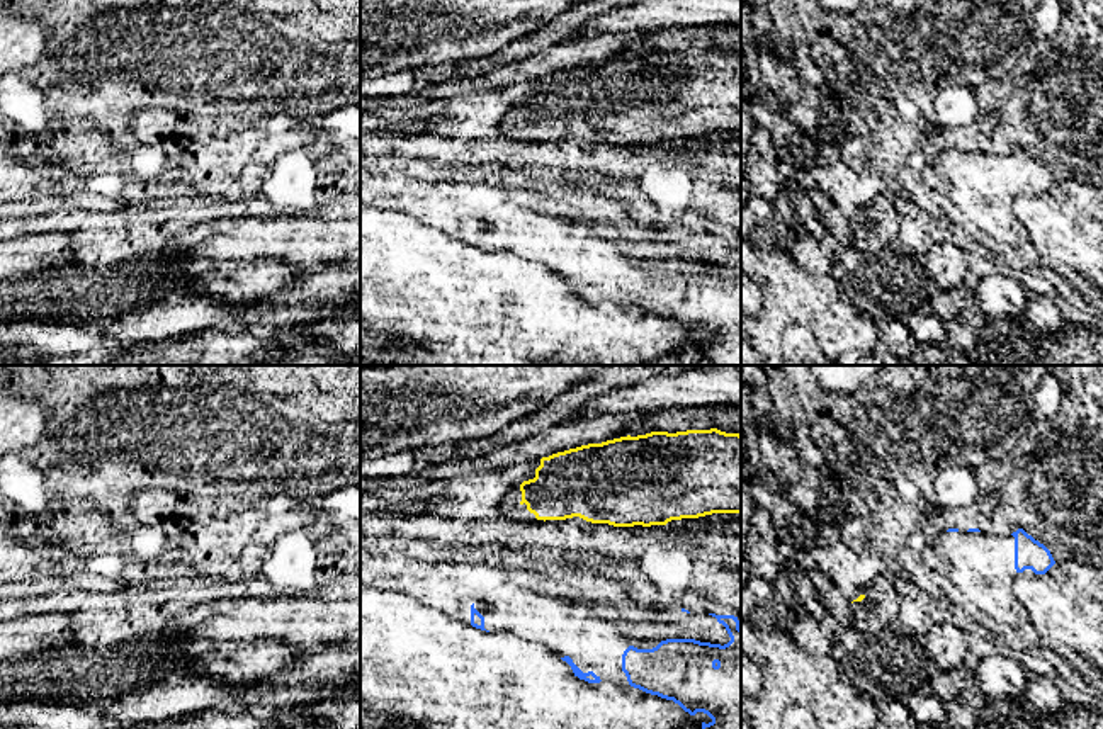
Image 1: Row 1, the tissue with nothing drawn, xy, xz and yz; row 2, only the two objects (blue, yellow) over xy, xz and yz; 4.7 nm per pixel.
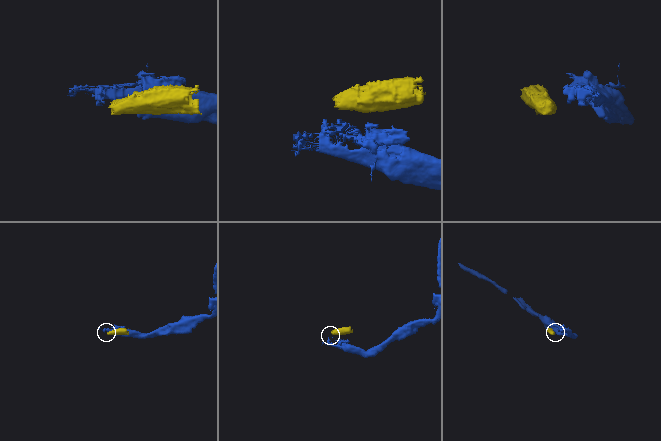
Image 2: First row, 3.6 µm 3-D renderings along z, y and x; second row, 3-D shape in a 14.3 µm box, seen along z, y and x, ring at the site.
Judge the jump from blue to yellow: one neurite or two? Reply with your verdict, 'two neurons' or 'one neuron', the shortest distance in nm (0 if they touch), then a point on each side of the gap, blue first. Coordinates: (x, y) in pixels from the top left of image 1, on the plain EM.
two neurons | 400 nm | xz (682, 228), (665, 143)

